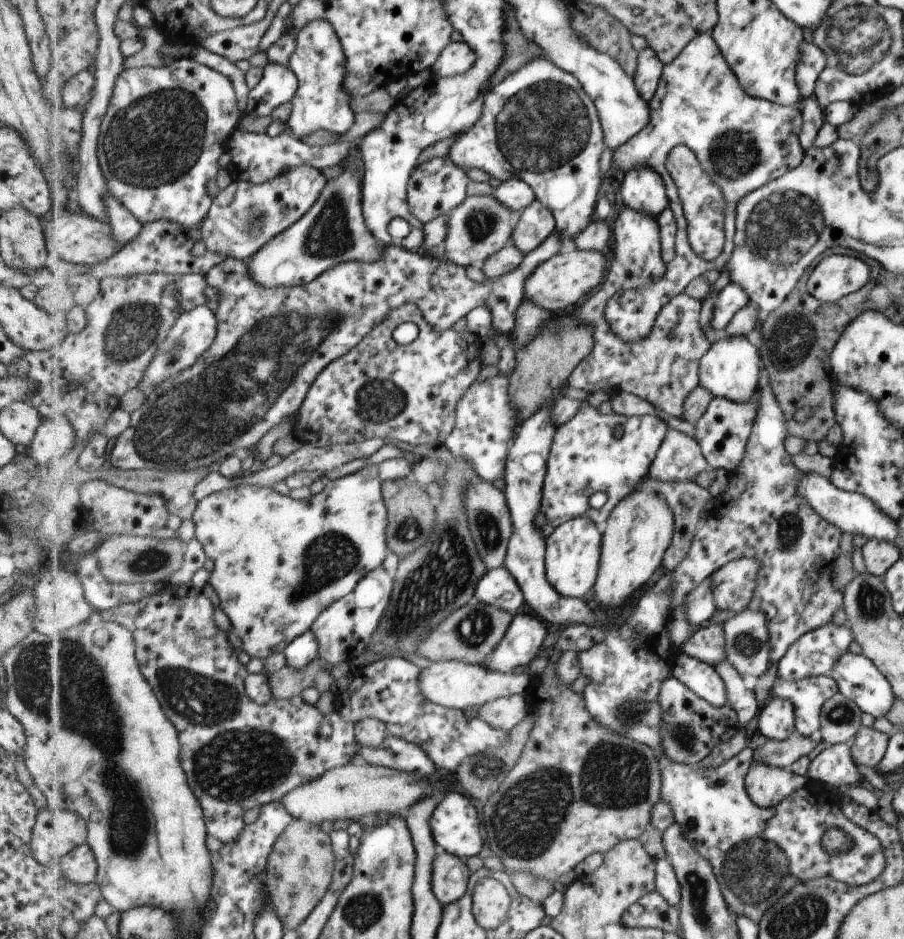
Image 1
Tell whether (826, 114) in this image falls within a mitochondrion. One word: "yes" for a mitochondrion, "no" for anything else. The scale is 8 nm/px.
no

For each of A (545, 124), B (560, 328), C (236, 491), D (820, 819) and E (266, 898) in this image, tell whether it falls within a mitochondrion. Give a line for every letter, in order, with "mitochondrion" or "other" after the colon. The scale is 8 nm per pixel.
A: mitochondrion
B: mitochondrion
C: other
D: other
E: other

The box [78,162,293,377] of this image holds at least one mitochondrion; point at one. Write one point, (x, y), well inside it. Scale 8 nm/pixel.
(133, 327)

